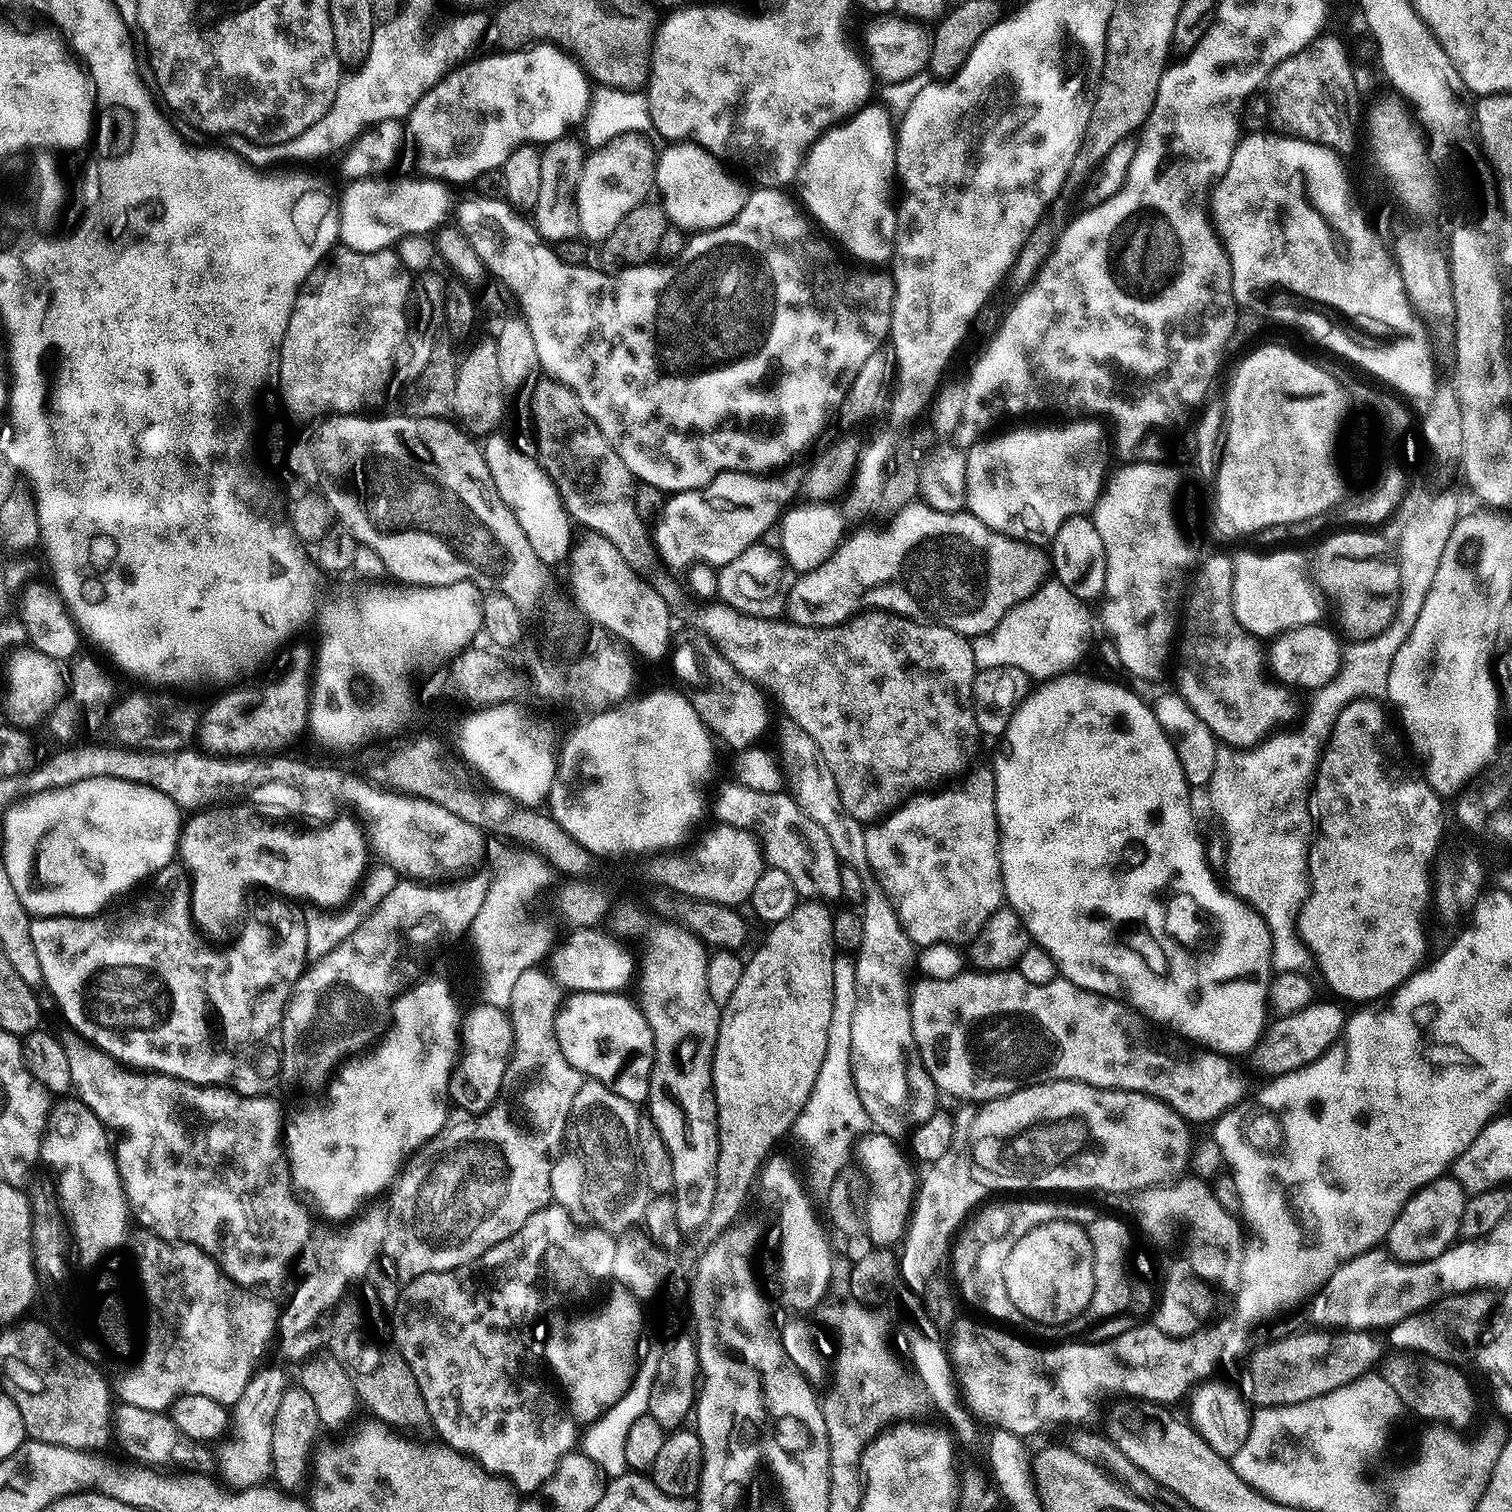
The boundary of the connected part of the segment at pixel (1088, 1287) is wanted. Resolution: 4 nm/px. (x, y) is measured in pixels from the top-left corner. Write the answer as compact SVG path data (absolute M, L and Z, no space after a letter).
M1050 1221L1034 1226L1015 1243L1006 1261L1006 1294L1022 1310L1025 1321L1036 1324L1068 1324L1075 1316L1083 1317L1094 1291L1094 1254L1087 1227L1070 1221Z

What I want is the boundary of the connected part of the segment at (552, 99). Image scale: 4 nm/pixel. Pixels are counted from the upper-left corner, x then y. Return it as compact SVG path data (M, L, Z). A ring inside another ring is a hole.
M537 42L521 49L497 52L484 58L469 59L457 65L428 90L406 117L410 140L420 151L420 168L430 180L449 185L471 185L484 171L501 169L506 158L523 144L543 146L565 135L568 124L576 125L588 115L590 85L587 73L575 57L547 42Z

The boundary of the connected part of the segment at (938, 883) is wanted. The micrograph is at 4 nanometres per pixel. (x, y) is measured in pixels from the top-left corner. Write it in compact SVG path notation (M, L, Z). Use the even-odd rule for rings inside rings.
M988 766L975 768L963 777L964 788L945 787L931 794L917 794L864 829L866 858L870 858L876 883L887 894L905 934L920 948L931 944L967 945L980 933L989 916L1005 903L994 774Z

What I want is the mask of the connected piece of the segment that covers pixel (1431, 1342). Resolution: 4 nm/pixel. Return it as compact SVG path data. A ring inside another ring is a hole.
M1484 1290L1455 1292L1453 1296L1444 1296L1431 1308L1410 1314L1397 1324L1393 1324L1387 1329L1386 1336L1396 1345L1404 1346L1405 1351L1434 1356L1437 1360L1451 1361L1452 1348L1460 1348L1463 1344L1476 1346L1481 1343L1486 1332L1486 1325L1494 1312L1488 1296L1489 1293Z

